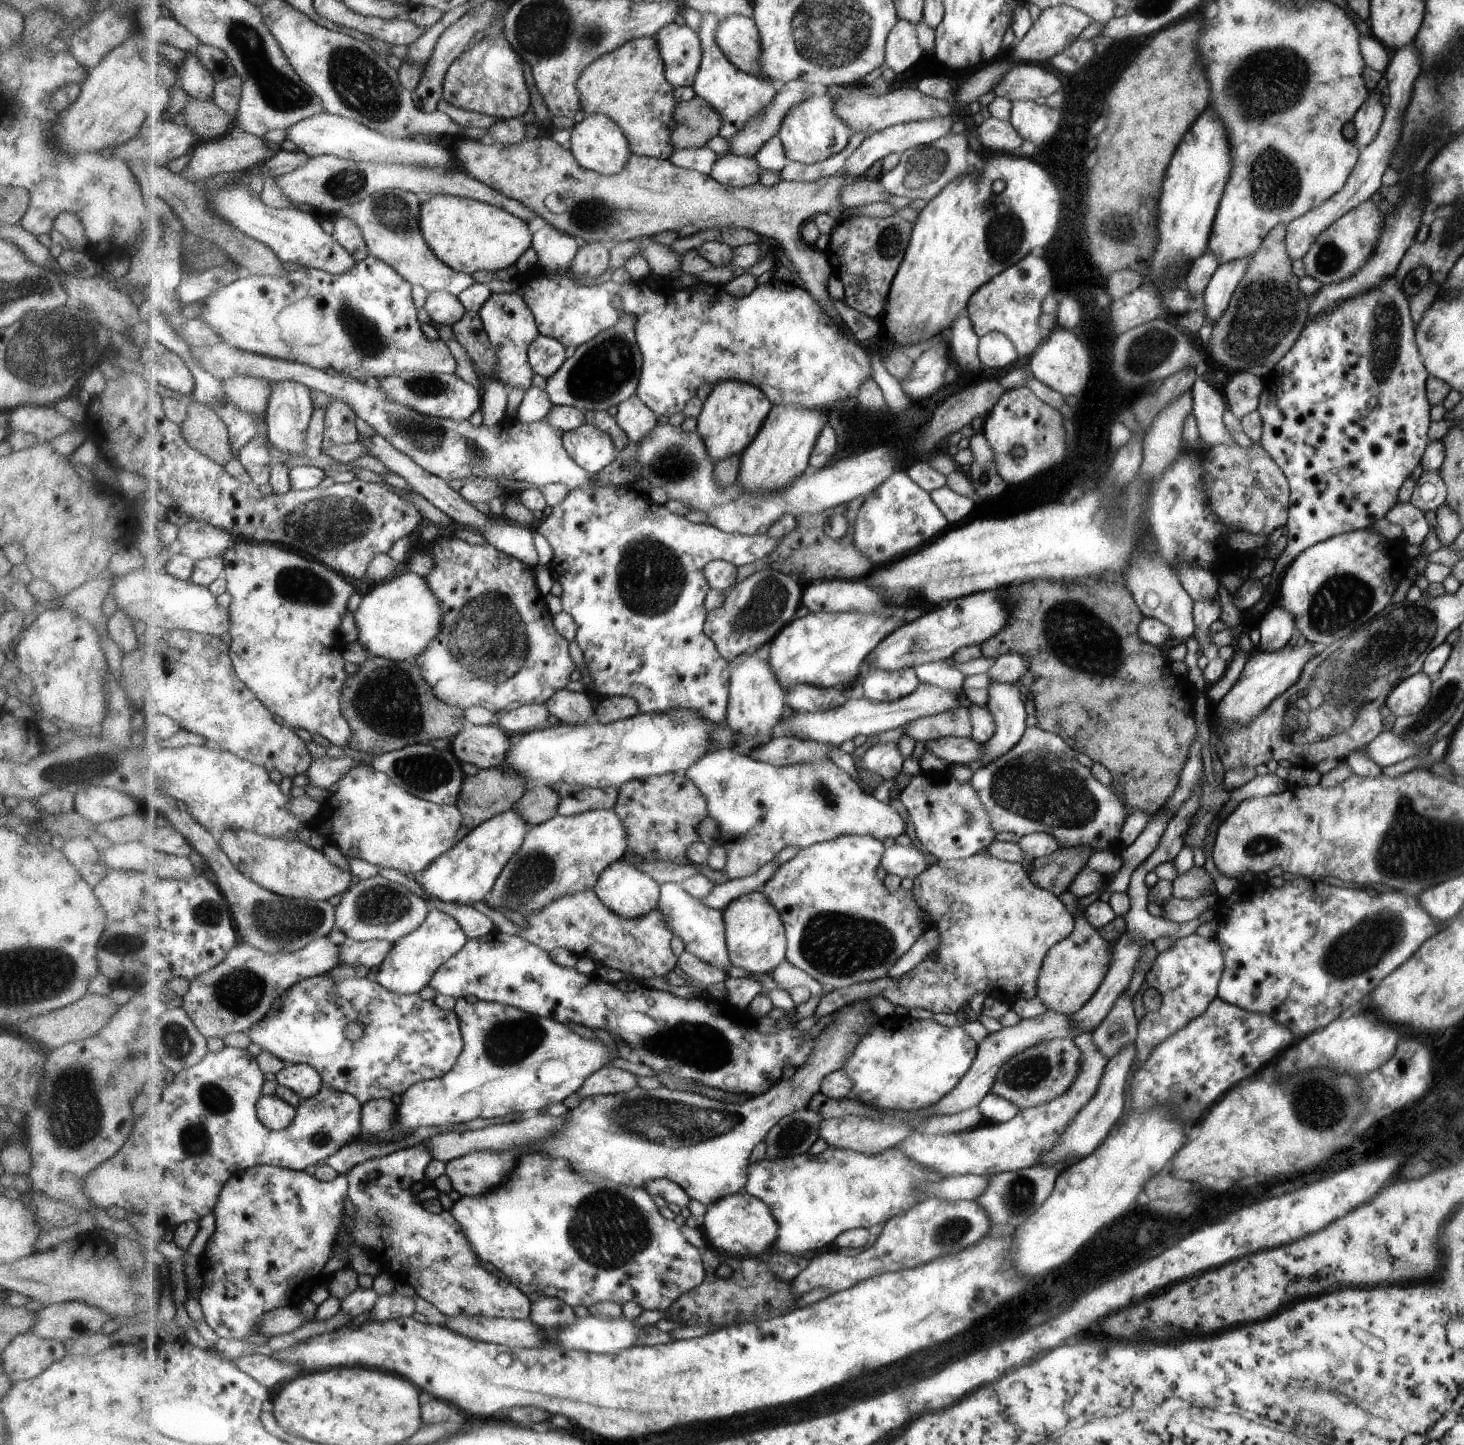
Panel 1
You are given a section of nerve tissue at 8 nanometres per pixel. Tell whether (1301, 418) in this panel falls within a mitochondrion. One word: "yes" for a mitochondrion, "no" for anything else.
no

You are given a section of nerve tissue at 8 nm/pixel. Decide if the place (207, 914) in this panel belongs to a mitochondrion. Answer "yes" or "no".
yes

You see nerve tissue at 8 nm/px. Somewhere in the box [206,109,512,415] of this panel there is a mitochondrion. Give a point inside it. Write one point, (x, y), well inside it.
(368, 341)

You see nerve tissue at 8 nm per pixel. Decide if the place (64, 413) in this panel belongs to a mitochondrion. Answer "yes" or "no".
no

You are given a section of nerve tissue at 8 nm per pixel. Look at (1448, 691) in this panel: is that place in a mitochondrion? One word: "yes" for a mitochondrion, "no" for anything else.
yes

